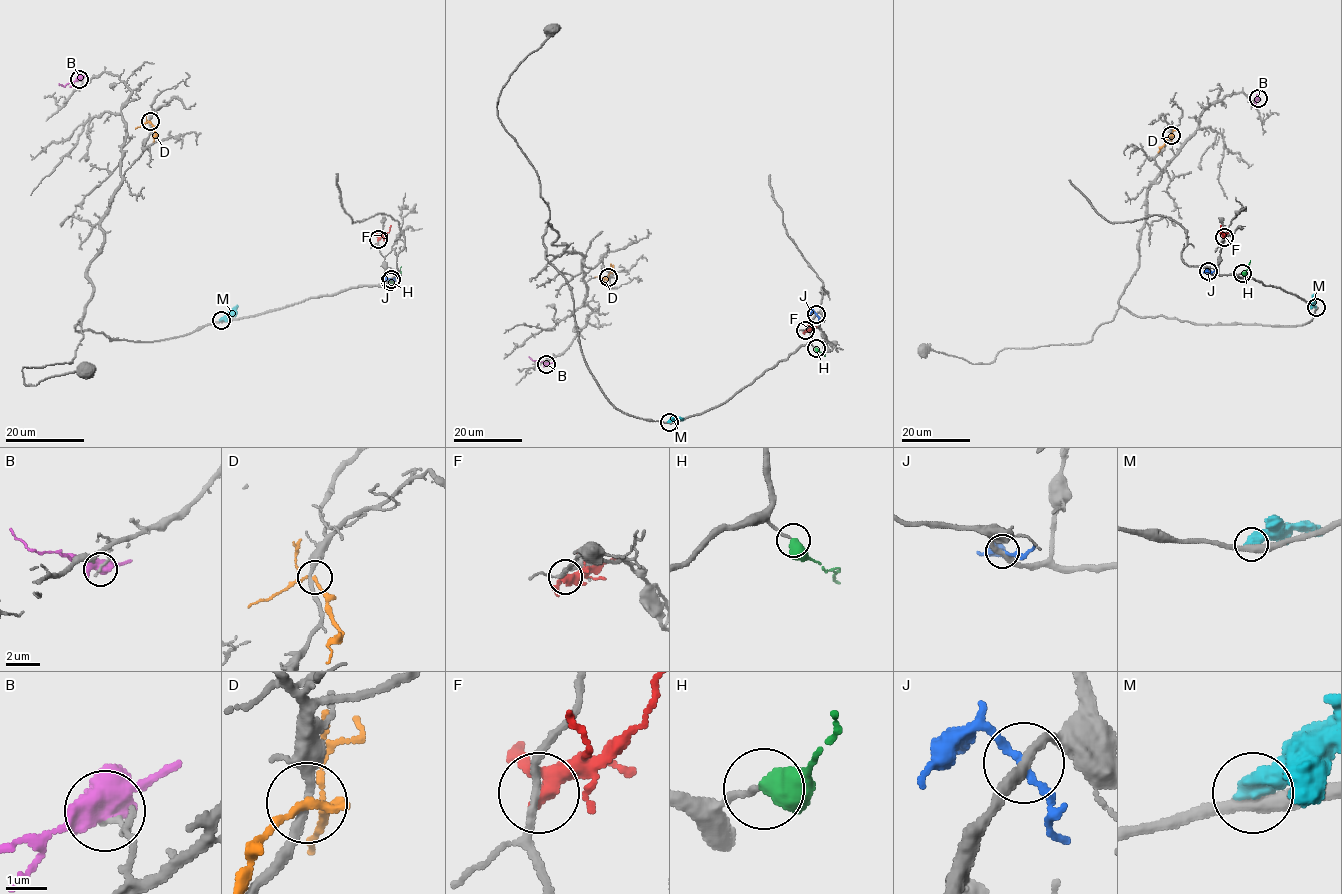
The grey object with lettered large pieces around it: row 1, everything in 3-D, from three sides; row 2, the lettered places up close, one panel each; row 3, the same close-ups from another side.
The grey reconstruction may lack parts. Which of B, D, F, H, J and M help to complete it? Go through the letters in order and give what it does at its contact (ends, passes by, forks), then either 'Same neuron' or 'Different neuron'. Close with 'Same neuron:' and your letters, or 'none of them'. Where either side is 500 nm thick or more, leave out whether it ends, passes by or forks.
B: It forks there. Different neuron
D: It passes by. Different neuron
F: It passes by. Different neuron
H: Same neuron
J: It passes by. Different neuron
M: Different neuron
Same neuron: H

